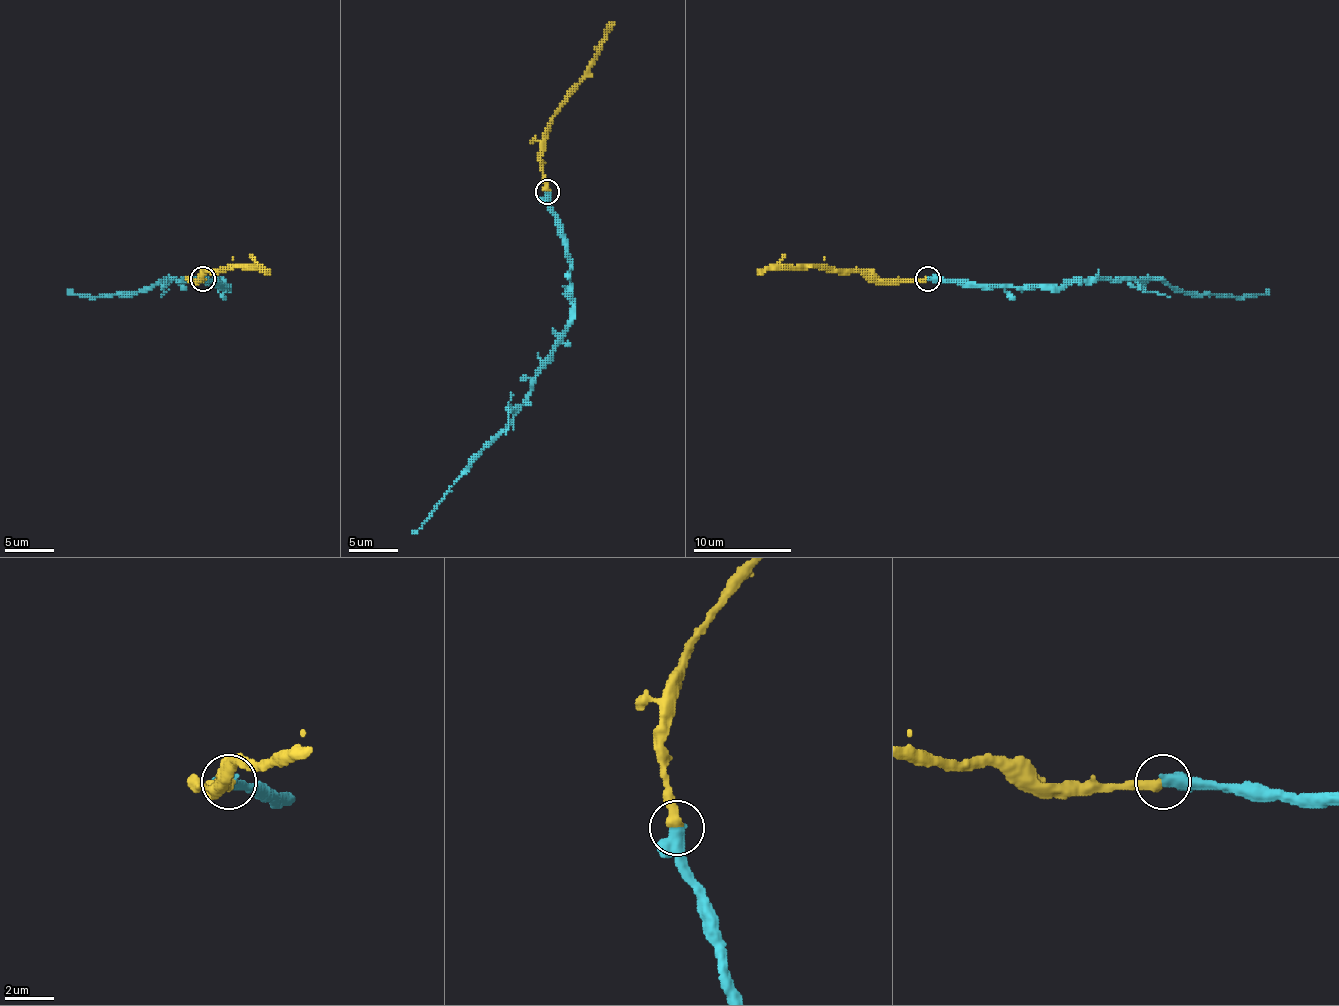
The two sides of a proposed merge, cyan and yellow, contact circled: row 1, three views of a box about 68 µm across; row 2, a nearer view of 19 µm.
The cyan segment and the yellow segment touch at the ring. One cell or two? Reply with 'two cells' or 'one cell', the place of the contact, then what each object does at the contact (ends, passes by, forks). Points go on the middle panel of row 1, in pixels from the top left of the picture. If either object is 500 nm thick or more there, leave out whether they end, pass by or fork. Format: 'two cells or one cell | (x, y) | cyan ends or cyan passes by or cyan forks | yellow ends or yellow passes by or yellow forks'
one cell | (547, 192) | cyan passes by | yellow ends

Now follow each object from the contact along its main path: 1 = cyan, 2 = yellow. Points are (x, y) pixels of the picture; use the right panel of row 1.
1: (928, 279), (999, 287), (1061, 287), (1098, 279), (1165, 279), (1192, 294), (1256, 297), (1268, 289)
2: (925, 279), (869, 279), (859, 272), (829, 272), (817, 267), (758, 269)

